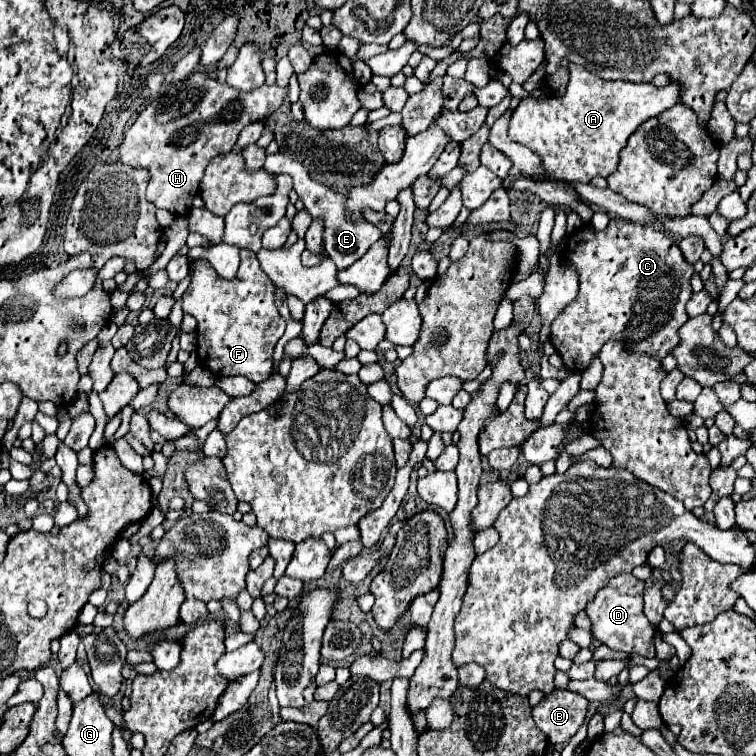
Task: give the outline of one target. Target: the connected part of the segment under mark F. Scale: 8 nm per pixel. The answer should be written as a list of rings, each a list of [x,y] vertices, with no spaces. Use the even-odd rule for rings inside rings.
[[[241,249],[241,265],[233,279],[223,279],[217,271],[205,261],[197,259],[191,267],[191,285],[183,293],[183,311],[191,313],[197,319],[197,355],[199,363],[205,365],[213,377],[231,377],[245,375],[253,383],[261,383],[271,375],[273,369],[273,347],[285,333],[285,319],[279,315],[275,307],[275,287],[263,269],[259,267],[259,259],[253,251]]]

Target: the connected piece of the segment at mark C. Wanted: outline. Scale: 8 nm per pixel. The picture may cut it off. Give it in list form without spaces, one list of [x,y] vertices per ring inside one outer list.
[[[613,217],[603,231],[595,231],[591,225],[583,225],[573,235],[567,237],[567,245],[561,251],[561,259],[569,263],[579,277],[577,297],[557,315],[551,323],[551,343],[561,355],[569,371],[583,371],[589,367],[591,359],[599,355],[607,341],[621,341],[629,351],[647,353],[663,359],[679,345],[679,327],[689,319],[685,305],[691,299],[691,275],[693,265],[689,265],[673,239],[653,227],[643,227],[643,223],[631,223]]]

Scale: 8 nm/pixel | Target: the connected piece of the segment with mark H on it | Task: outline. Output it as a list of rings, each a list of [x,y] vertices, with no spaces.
[[[195,71],[187,79],[169,85],[167,93],[163,93],[159,99],[153,99],[147,103],[147,107],[139,113],[135,123],[127,129],[125,139],[119,145],[119,161],[127,165],[145,167],[149,171],[147,199],[155,207],[167,209],[177,217],[187,215],[191,211],[191,199],[199,193],[199,181],[205,173],[207,163],[217,155],[229,153],[243,127],[255,121],[265,121],[283,103],[285,93],[287,91],[279,85],[265,85],[249,93],[233,91],[233,87],[229,87],[227,83],[207,77],[203,71]]]

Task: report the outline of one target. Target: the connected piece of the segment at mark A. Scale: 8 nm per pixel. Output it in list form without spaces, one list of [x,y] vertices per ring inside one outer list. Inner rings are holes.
[[[571,65],[569,69],[571,79],[561,97],[547,97],[543,101],[527,97],[519,103],[509,121],[509,137],[537,153],[551,177],[589,183],[597,175],[607,177],[615,171],[619,151],[629,135],[647,119],[679,103],[681,87],[669,83],[657,89],[651,83],[605,81],[591,75],[585,67]]]

